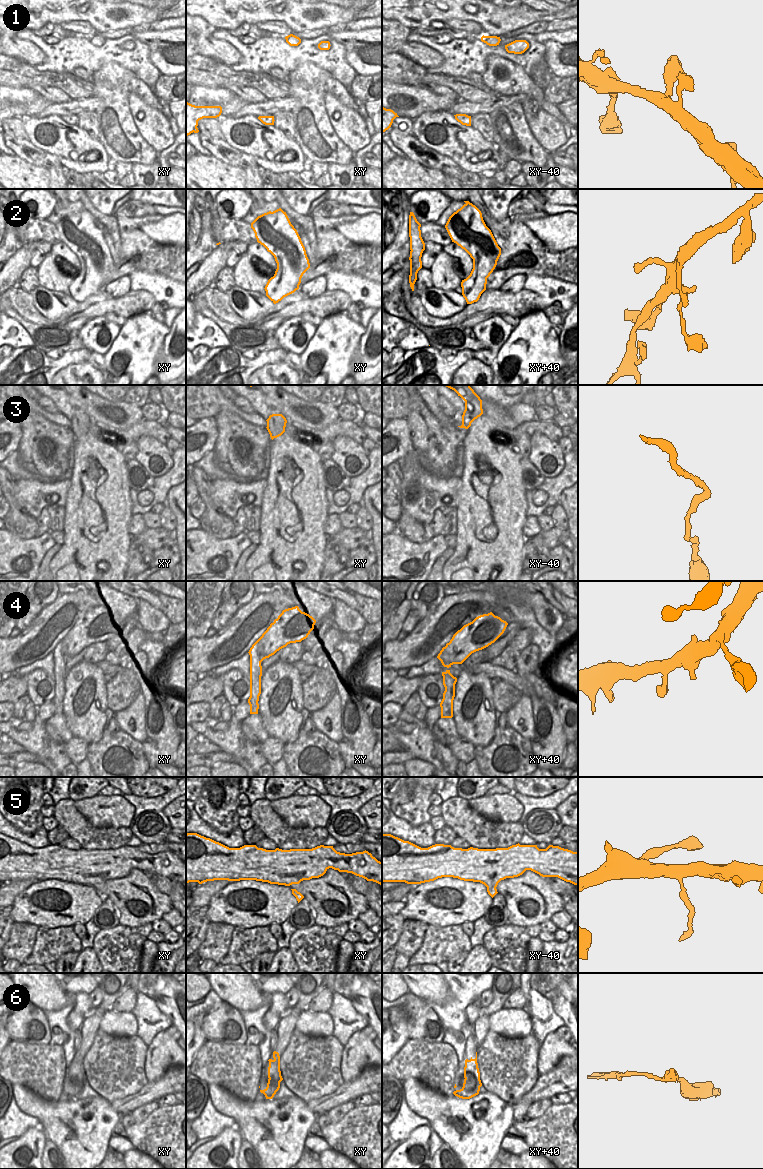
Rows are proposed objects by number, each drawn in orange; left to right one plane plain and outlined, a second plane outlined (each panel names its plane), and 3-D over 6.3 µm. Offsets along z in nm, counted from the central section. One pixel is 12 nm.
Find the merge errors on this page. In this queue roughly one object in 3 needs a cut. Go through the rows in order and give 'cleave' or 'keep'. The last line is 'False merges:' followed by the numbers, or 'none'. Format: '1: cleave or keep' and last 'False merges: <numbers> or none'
1: keep
2: keep
3: keep
4: keep
5: cleave
6: cleave
False merges: 5, 6

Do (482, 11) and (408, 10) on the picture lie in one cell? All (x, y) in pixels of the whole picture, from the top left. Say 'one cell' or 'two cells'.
one cell

